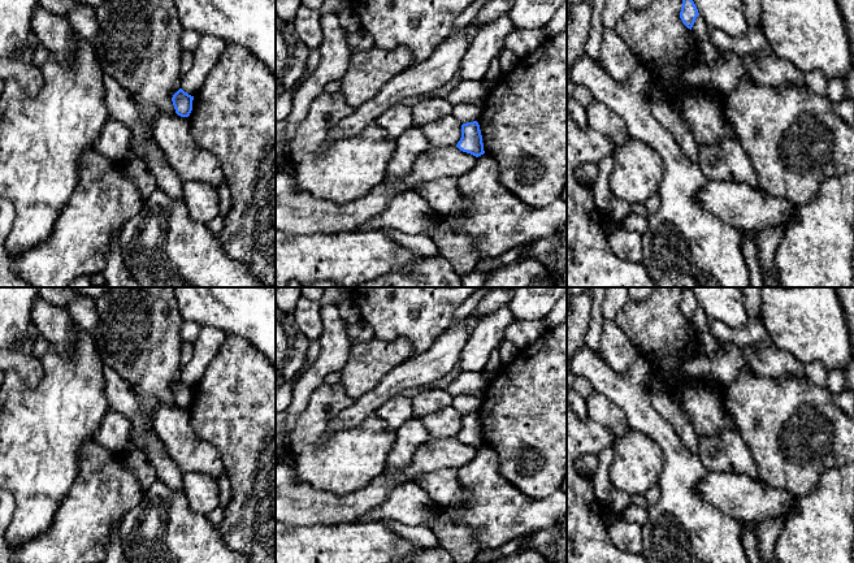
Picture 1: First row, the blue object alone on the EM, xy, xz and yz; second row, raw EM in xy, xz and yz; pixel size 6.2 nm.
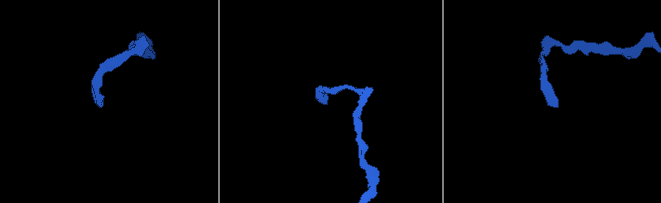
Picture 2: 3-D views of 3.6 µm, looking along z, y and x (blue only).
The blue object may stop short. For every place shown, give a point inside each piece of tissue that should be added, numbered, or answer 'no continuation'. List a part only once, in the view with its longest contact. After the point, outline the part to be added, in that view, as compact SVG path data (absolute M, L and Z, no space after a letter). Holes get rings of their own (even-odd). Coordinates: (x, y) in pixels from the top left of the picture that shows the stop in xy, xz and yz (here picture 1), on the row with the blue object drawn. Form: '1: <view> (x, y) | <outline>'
no continuation

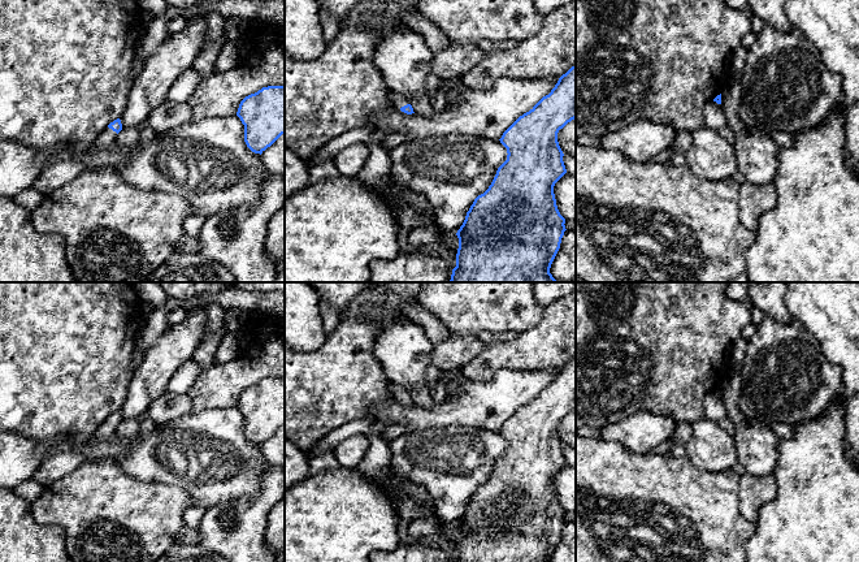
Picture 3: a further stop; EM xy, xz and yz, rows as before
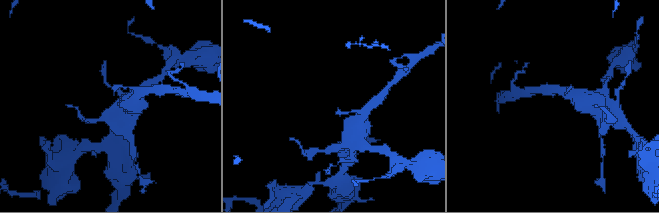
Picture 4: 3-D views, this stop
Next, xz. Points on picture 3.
1: xz (398, 100) | M391 92L391 101L392 101L394 108L398 108L398 109L409 104L408 98L405 98L400 94L396 94L396 92Z

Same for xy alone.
1: xy (107, 135) | M107 127L104 129L95 139L94 147L95 148L103 148L108 144L110 144L117 137L117 133L112 129Z

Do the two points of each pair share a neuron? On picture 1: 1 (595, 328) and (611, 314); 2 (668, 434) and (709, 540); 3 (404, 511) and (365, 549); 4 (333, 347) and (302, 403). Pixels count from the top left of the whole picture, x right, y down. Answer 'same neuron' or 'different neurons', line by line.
1: different neurons
2: same neuron
3: different neurons
4: same neuron

